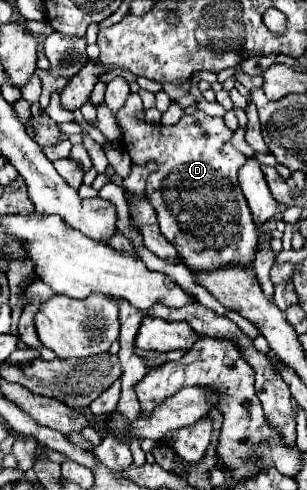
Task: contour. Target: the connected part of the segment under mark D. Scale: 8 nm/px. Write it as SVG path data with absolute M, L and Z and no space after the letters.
M131 93L123 109L117 113L117 123L123 129L123 145L129 151L133 163L137 165L143 165L147 161L157 163L157 171L153 171L147 179L147 197L151 199L157 211L161 233L167 237L167 241L175 245L179 257L193 271L213 271L225 265L251 267L257 253L259 227L251 217L251 211L237 183L237 171L243 167L247 157L231 145L233 131L225 127L221 117L209 117L203 111L183 115L175 125L141 123L133 119L133 113L139 109L143 109L141 97L137 93Z

